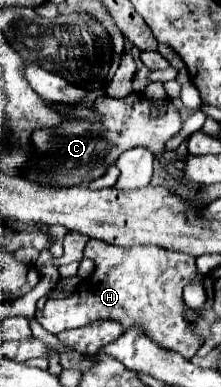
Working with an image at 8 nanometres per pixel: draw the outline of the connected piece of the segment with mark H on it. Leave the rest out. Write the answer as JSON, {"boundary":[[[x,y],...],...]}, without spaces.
{"boundary":[[[90,239],[84,247],[84,255],[94,259],[96,271],[84,281],[82,289],[76,289],[78,295],[74,295],[74,299],[46,301],[44,309],[36,311],[36,321],[40,313],[40,325],[48,333],[58,335],[66,329],[76,329],[98,319],[116,319],[124,325],[124,329],[134,321],[142,323],[142,327],[146,327],[146,335],[150,335],[156,343],[184,355],[194,355],[202,347],[202,337],[184,317],[188,307],[182,299],[182,291],[192,283],[192,279],[204,279],[204,275],[196,271],[192,255],[160,247],[126,249],[108,245],[100,239]]]}

